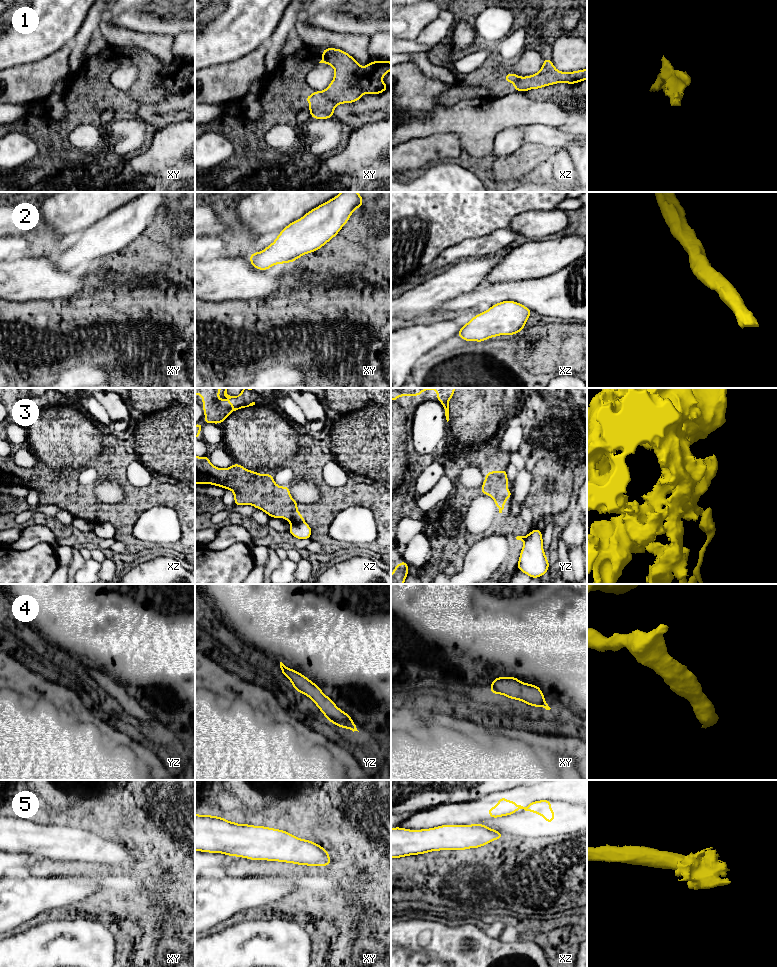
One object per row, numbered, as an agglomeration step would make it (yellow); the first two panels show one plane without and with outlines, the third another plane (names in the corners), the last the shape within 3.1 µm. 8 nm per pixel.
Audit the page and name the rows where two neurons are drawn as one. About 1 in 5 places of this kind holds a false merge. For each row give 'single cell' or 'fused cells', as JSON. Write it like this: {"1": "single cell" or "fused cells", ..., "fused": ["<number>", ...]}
{"1": "single cell", "2": "single cell", "3": "fused cells", "4": "single cell", "5": "single cell", "fused": ["3"]}

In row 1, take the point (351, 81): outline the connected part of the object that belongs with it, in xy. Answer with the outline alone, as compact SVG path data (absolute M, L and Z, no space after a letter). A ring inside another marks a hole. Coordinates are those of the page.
M325 48L322 53L322 60L319 63L331 65L335 69L335 75L330 85L324 91L314 91L307 96L305 101L311 104L307 109L313 119L333 118L334 109L338 104L354 103L363 94L380 94L389 88L381 79L391 70L391 62L373 61L367 66L361 67L359 63L348 53L336 48Z

